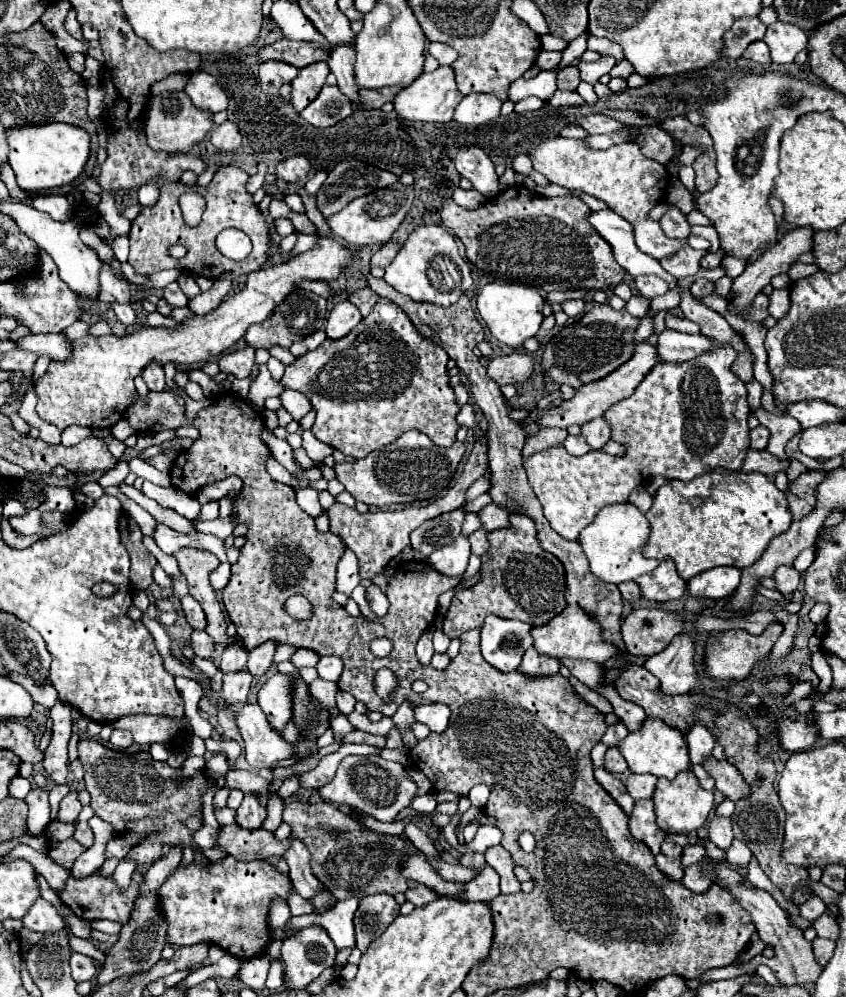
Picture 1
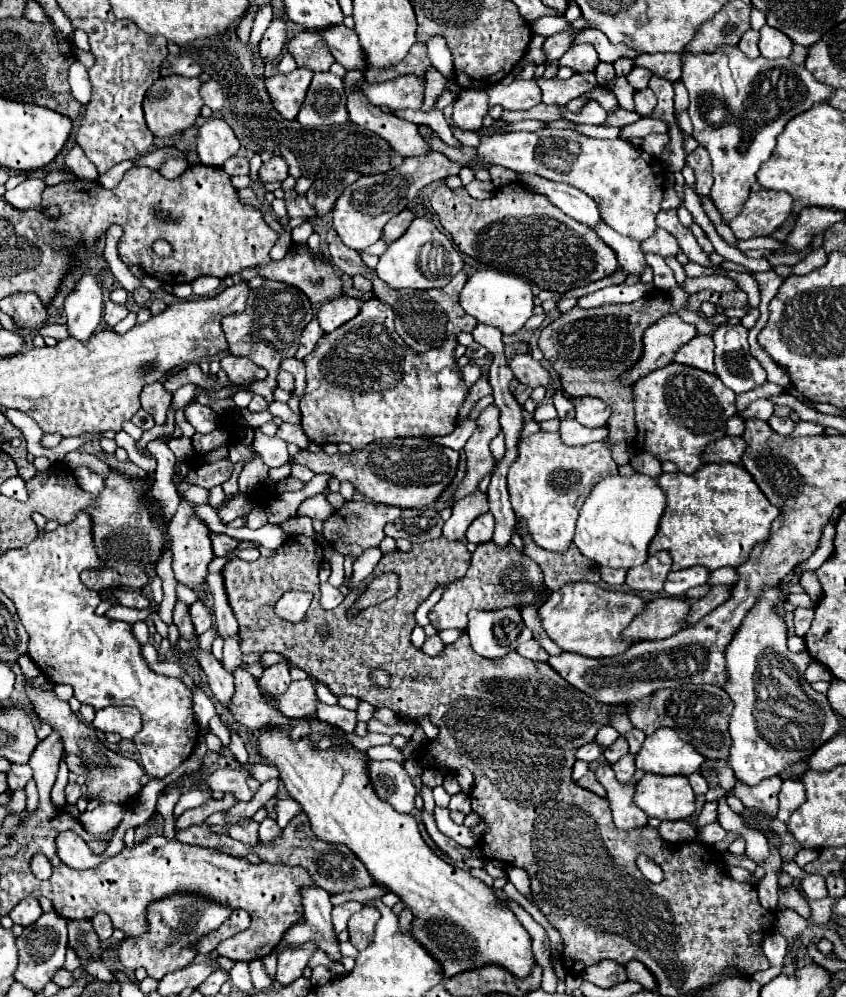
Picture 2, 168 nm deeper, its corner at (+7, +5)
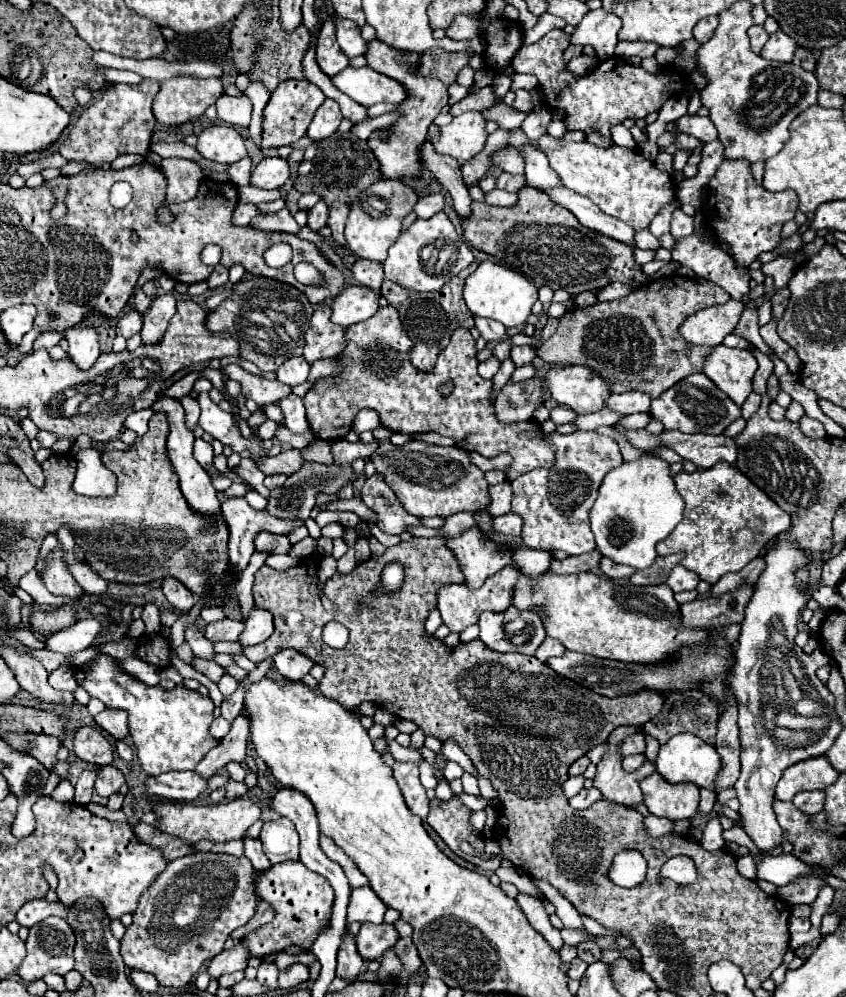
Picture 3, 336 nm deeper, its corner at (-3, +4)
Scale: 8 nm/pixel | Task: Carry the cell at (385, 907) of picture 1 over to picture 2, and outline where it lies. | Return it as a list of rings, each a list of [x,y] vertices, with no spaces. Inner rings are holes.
[[[364,904],[364,908],[356,914],[352,914],[350,922],[348,922],[348,932],[350,932],[350,942],[362,950],[366,948],[366,944],[370,944],[372,940],[372,932],[376,922],[380,920],[380,912],[374,906]]]

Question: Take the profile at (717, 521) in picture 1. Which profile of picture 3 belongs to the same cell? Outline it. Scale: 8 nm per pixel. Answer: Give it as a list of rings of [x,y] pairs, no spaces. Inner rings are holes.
[[[718,463],[710,469],[674,475],[678,493],[686,501],[684,519],[666,541],[658,543],[658,555],[684,551],[682,565],[696,571],[702,581],[714,585],[722,575],[736,573],[760,555],[770,539],[790,527],[790,513],[778,509],[770,497],[746,479],[736,467]]]

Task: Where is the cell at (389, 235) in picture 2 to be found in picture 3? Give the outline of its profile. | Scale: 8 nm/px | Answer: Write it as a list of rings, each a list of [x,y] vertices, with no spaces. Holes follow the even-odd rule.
[[[430,193],[428,197],[422,197],[416,205],[414,205],[414,211],[420,219],[430,219],[432,215],[436,215],[438,211],[444,209],[444,195],[442,193]]]

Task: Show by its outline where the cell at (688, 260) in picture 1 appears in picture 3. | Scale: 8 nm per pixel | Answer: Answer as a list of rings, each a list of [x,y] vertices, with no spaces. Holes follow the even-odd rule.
[[[674,199],[674,201],[670,201],[670,205],[666,205],[666,209],[662,209],[662,213],[658,213],[658,217],[654,217],[654,221],[650,223],[652,235],[660,237],[662,233],[668,233],[668,231],[670,231],[672,213],[674,213],[674,209],[678,209],[678,207],[680,207],[680,201]]]

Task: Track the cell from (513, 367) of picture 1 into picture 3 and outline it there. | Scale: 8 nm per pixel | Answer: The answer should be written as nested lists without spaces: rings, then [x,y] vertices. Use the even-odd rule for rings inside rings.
[[[554,367],[546,375],[550,395],[564,407],[574,409],[578,415],[594,413],[606,405],[610,387],[590,367]]]

